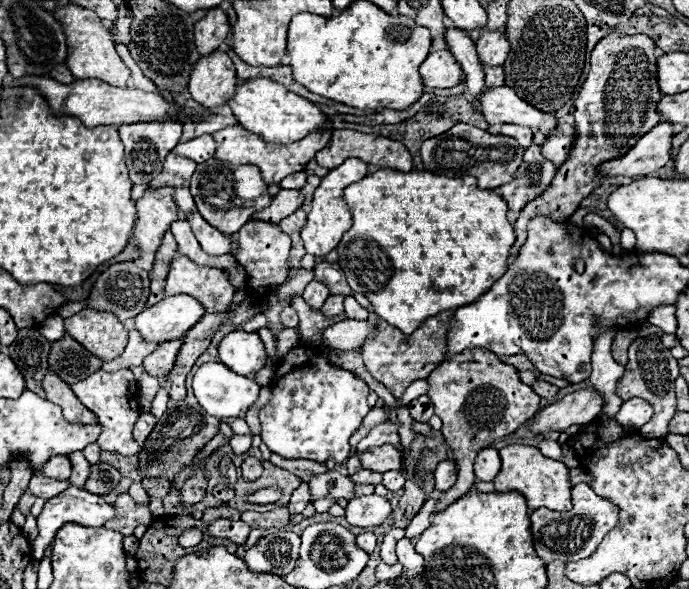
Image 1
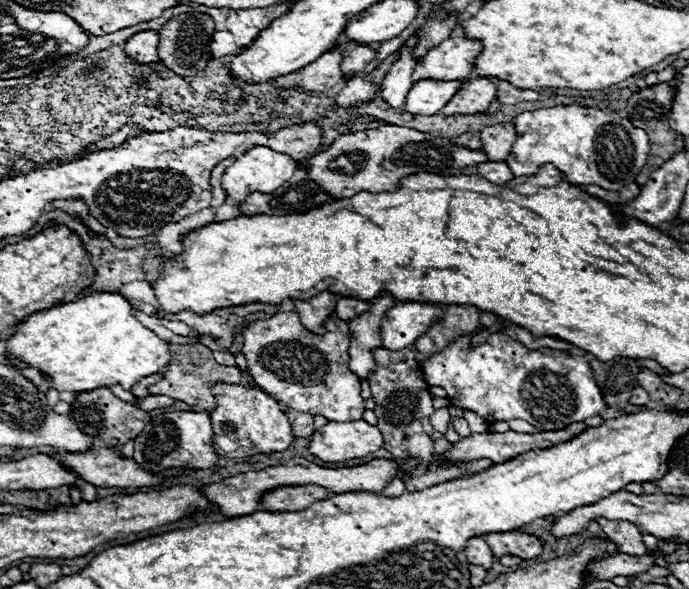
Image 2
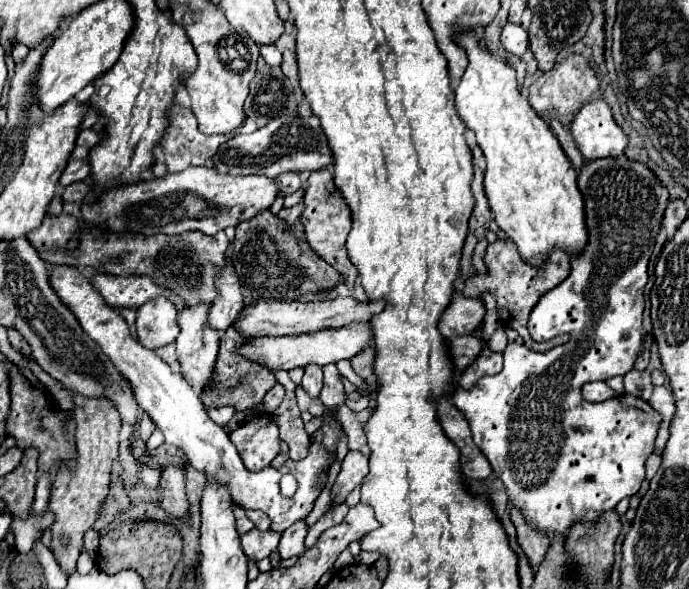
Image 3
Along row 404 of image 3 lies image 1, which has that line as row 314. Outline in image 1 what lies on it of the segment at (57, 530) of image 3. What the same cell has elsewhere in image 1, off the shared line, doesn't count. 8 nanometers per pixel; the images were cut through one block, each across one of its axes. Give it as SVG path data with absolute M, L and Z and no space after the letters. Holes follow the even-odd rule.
M92 308L66 318L64 328L76 342L102 360L120 356L128 340L128 332L112 312L98 312Z

